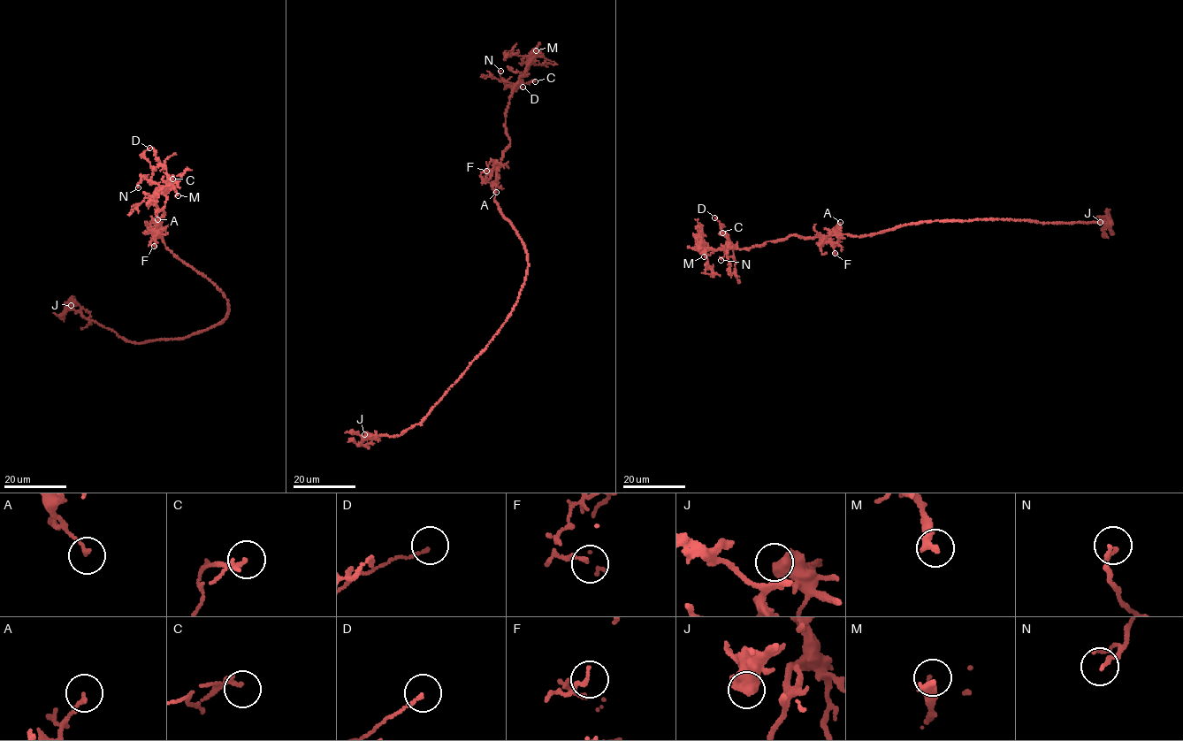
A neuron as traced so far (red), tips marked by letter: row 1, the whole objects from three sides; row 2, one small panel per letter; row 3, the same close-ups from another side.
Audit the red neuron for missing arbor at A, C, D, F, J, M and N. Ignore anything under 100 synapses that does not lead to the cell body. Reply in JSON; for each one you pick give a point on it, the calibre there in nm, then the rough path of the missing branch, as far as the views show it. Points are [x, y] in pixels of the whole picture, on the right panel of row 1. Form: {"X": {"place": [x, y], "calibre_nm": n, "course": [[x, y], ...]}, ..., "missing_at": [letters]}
{"missing_at": []}

